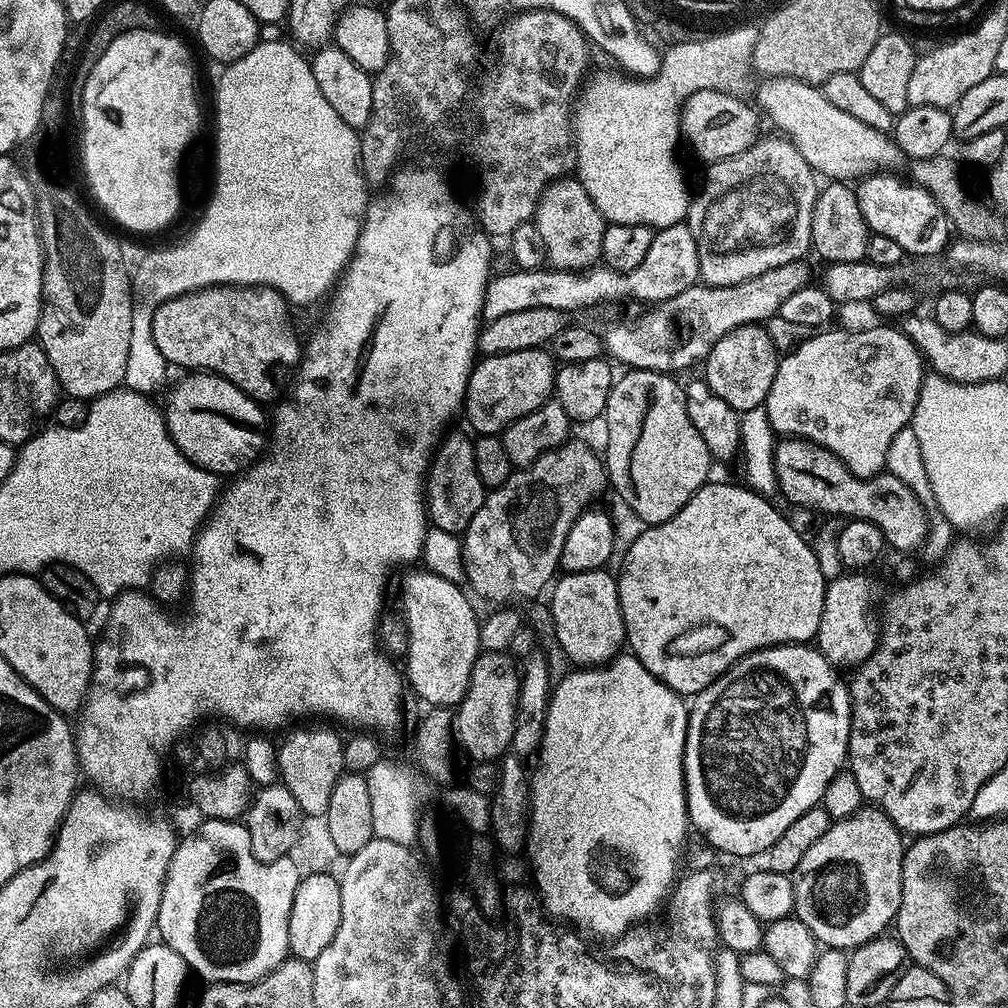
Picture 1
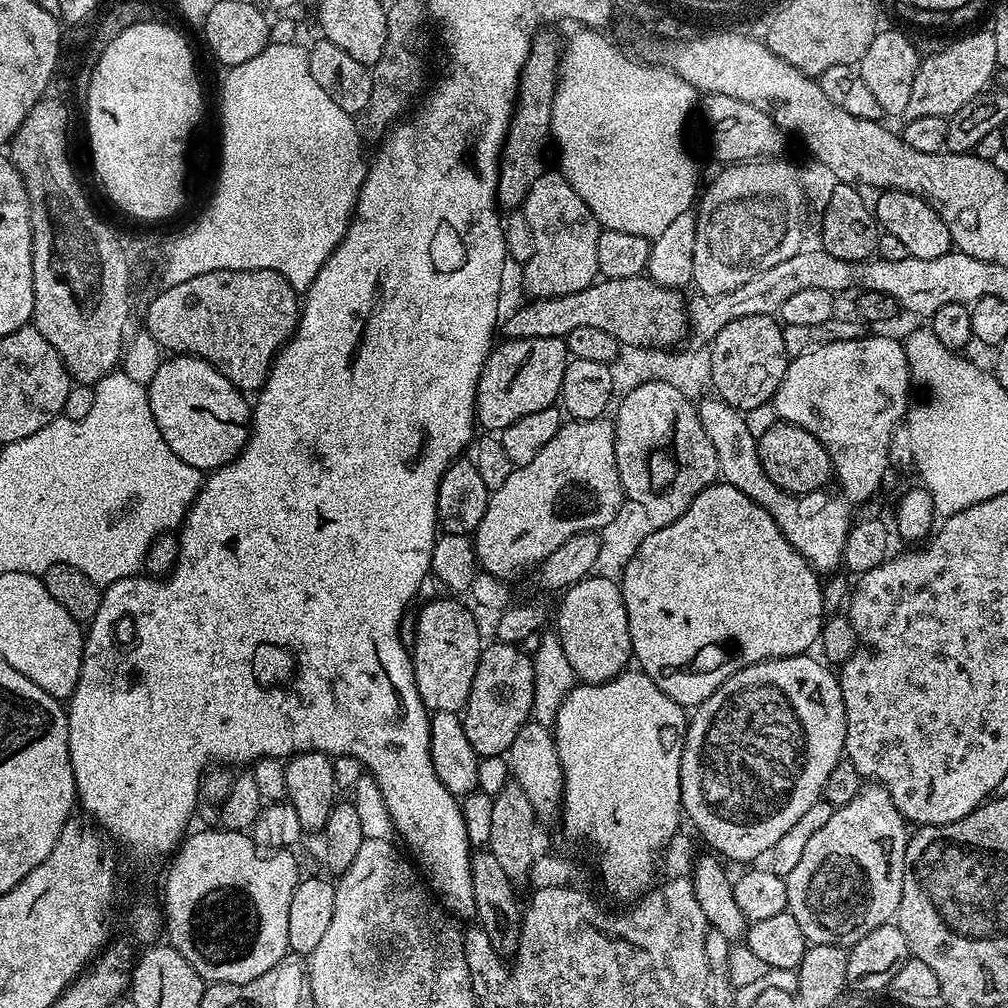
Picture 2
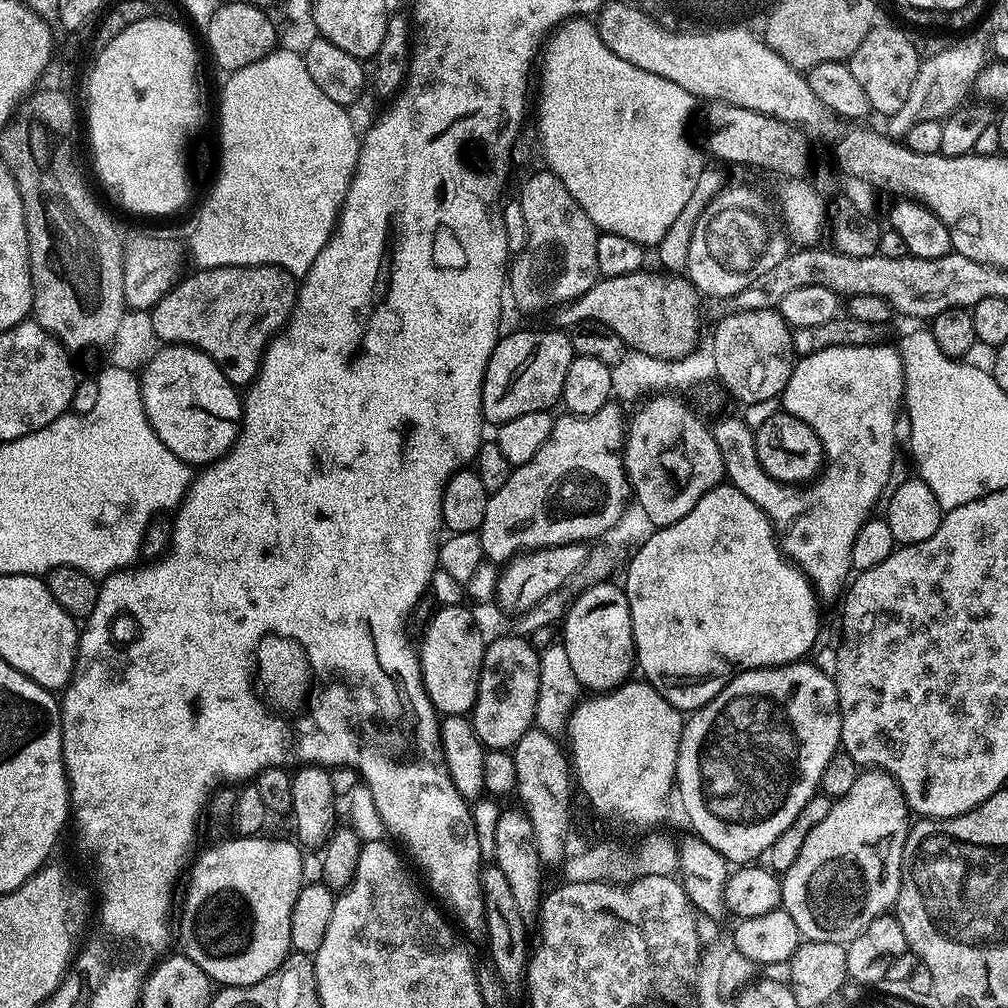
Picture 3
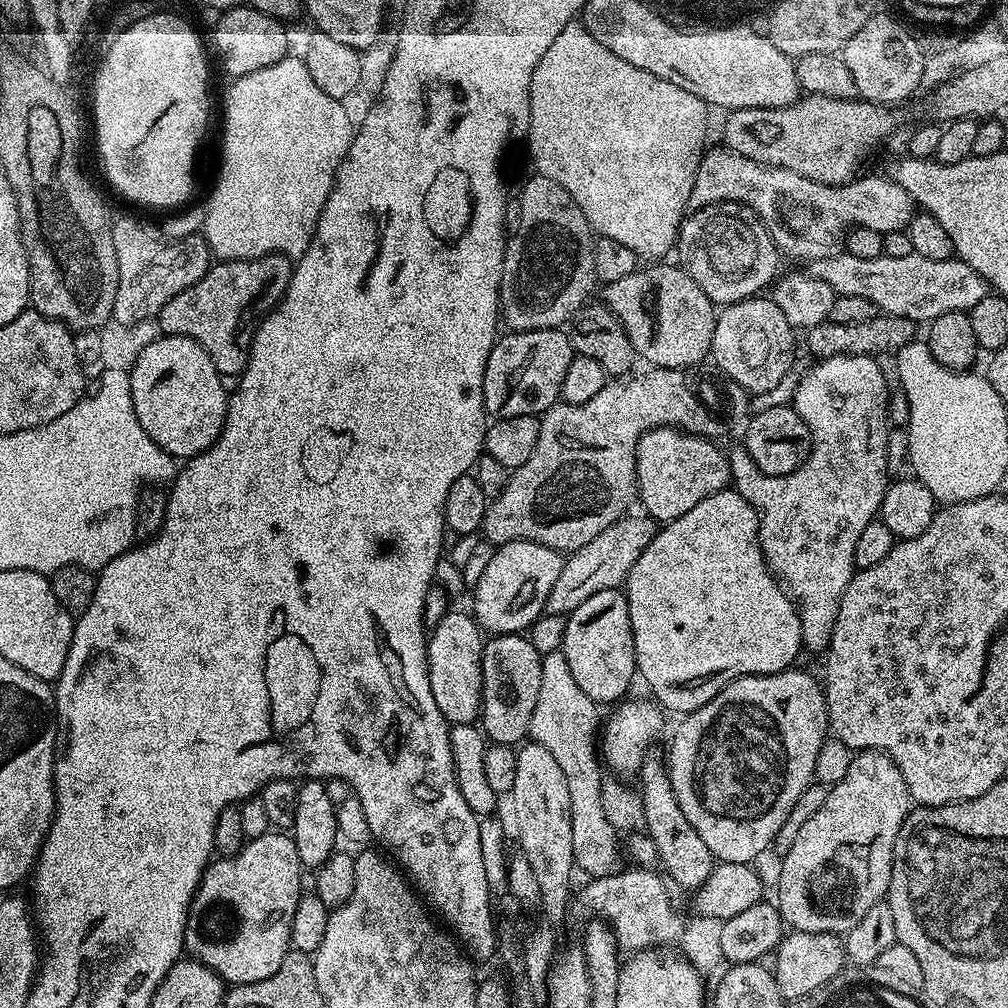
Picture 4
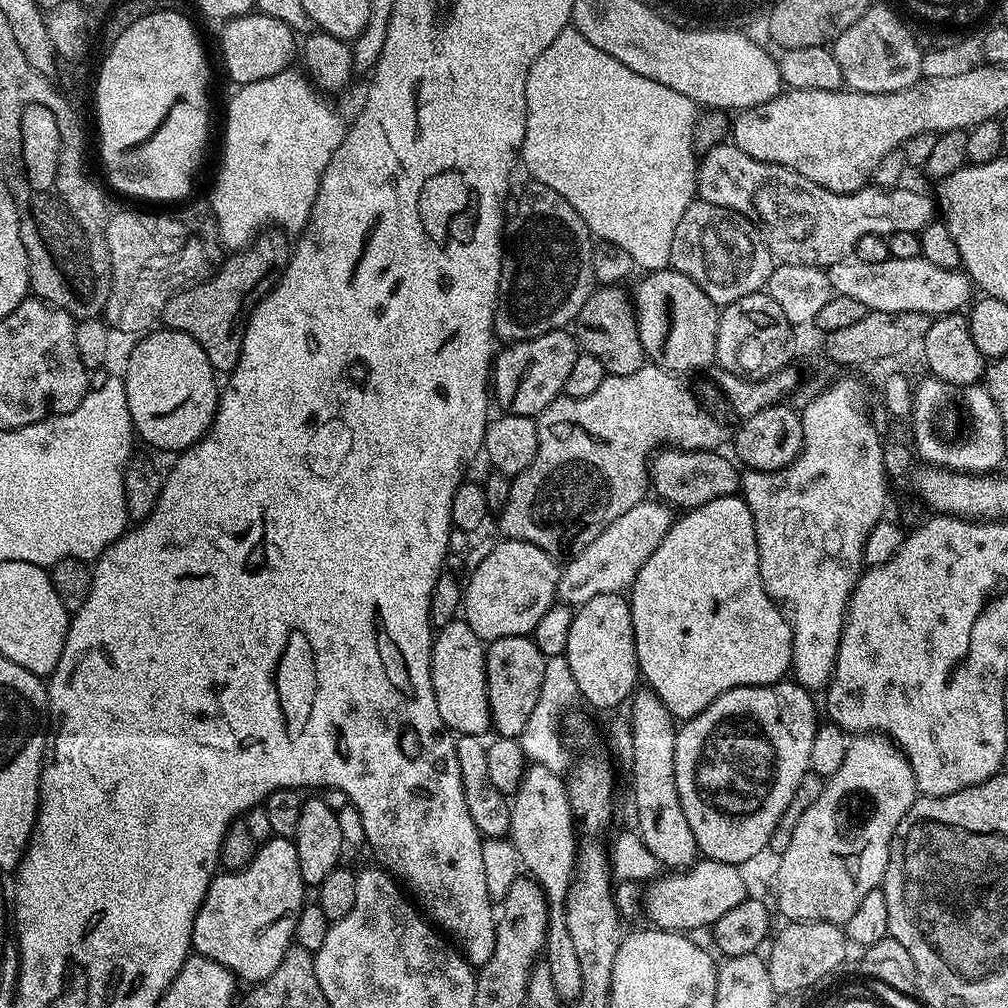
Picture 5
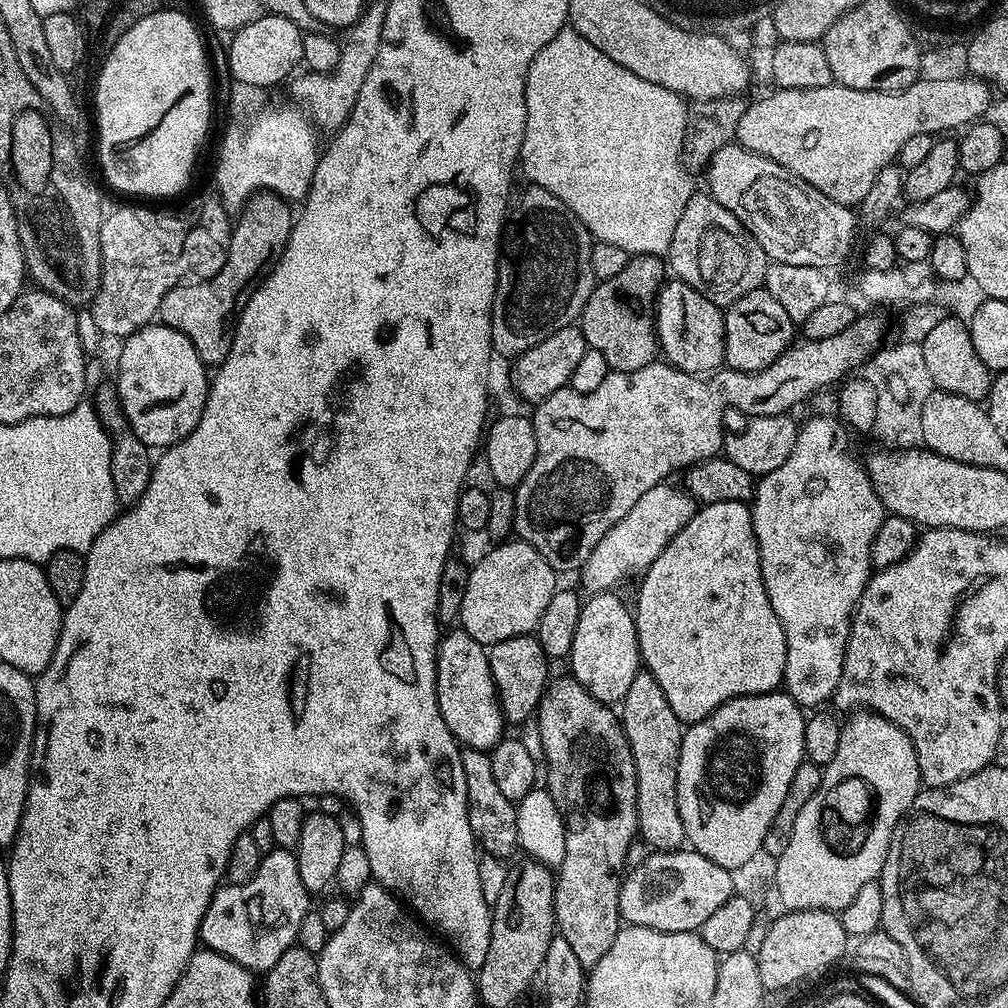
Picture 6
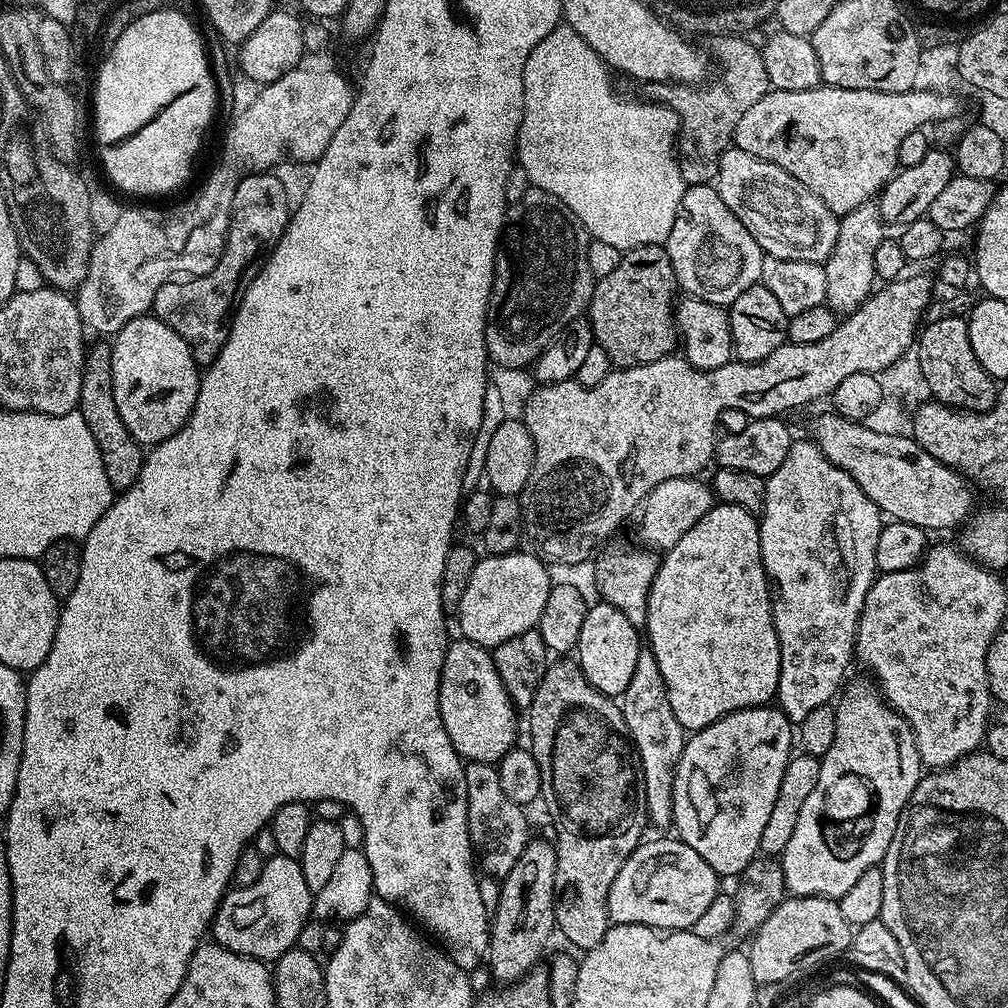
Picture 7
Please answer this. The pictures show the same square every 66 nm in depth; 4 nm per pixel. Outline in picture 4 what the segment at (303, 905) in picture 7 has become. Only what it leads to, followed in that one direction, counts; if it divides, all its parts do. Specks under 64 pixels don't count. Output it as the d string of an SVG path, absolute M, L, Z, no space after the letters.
M269 830L262 838L248 840L240 852L233 856L220 856L213 859L200 879L198 890L188 910L188 925L184 935L187 955L214 970L220 979L229 985L253 984L270 978L282 958L290 950L290 922L294 922L294 906L298 906L302 865L298 858L296 842L284 830Z

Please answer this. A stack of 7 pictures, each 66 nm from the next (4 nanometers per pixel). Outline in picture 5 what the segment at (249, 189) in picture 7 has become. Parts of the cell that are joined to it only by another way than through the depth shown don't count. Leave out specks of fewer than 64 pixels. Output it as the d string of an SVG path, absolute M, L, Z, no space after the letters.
M279 230L261 231L247 248L233 251L229 255L232 257L229 260L227 257L208 279L182 288L176 295L171 296L164 307L163 327L174 332L190 334L190 338L194 338L194 342L198 342L198 346L206 350L206 358L210 358L213 369L217 373L232 372L240 357L244 326L248 322L252 309L272 289L272 285L279 282L280 275L286 270L290 255L290 240L289 244L288 240L289 237Z

